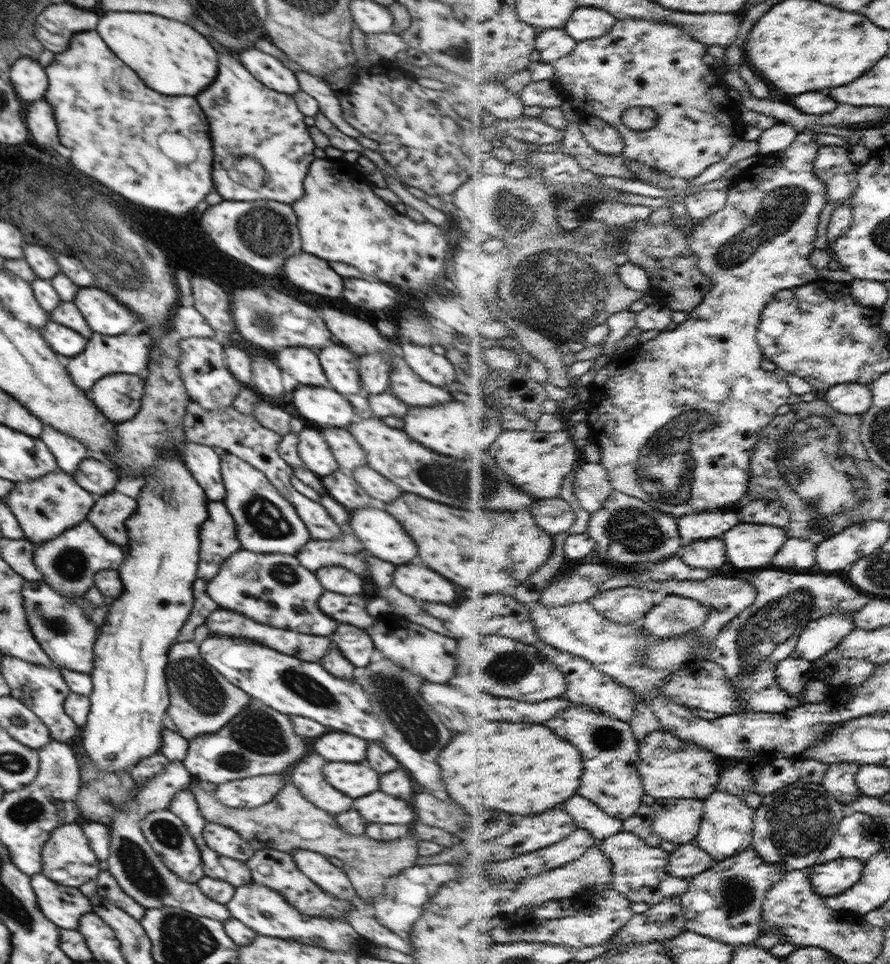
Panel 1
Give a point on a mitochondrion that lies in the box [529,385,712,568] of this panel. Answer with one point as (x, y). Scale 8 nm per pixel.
(634, 529)

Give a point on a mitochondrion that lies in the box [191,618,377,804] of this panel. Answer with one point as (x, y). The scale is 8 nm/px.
(254, 732)

